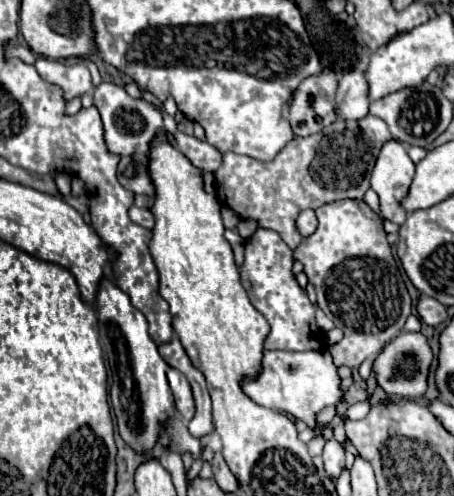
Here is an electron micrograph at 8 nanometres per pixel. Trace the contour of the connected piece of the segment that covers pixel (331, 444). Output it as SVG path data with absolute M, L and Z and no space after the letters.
M328 439L322 451L322 459L324 459L324 469L326 473L336 479L340 475L340 471L344 469L344 447L336 441L336 439Z

